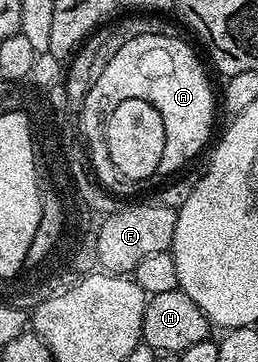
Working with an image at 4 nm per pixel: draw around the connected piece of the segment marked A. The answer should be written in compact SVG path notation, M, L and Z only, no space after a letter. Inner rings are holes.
M135 35L132 39L131 36L124 38L117 53L113 53L109 65L105 65L101 77L97 77L93 93L88 93L84 101L87 109L81 109L80 113L85 113L85 117L89 113L89 121L97 123L95 113L99 109L95 107L99 103L95 97L99 95L101 113L118 107L121 101L149 101L149 105L161 113L163 123L183 123L183 155L194 160L198 151L208 146L207 138L215 123L215 107L217 111L217 95L211 92L211 83L207 80L208 68L204 60L200 59L185 40L174 39L171 35Z

